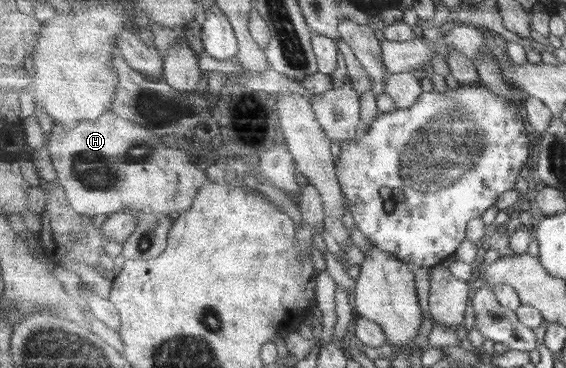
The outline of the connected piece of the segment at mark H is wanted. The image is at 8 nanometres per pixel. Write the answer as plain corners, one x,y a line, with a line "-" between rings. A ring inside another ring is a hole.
109,111
107,115
95,121
83,119
73,129
54,126
47,149
58,175
57,181
64,188
69,203
77,213
85,216
110,216
125,211
182,214
191,209
199,188
211,183
207,173
197,169
189,161
187,153
171,146
166,147
161,142
161,136
134,121
119,117
113,111

